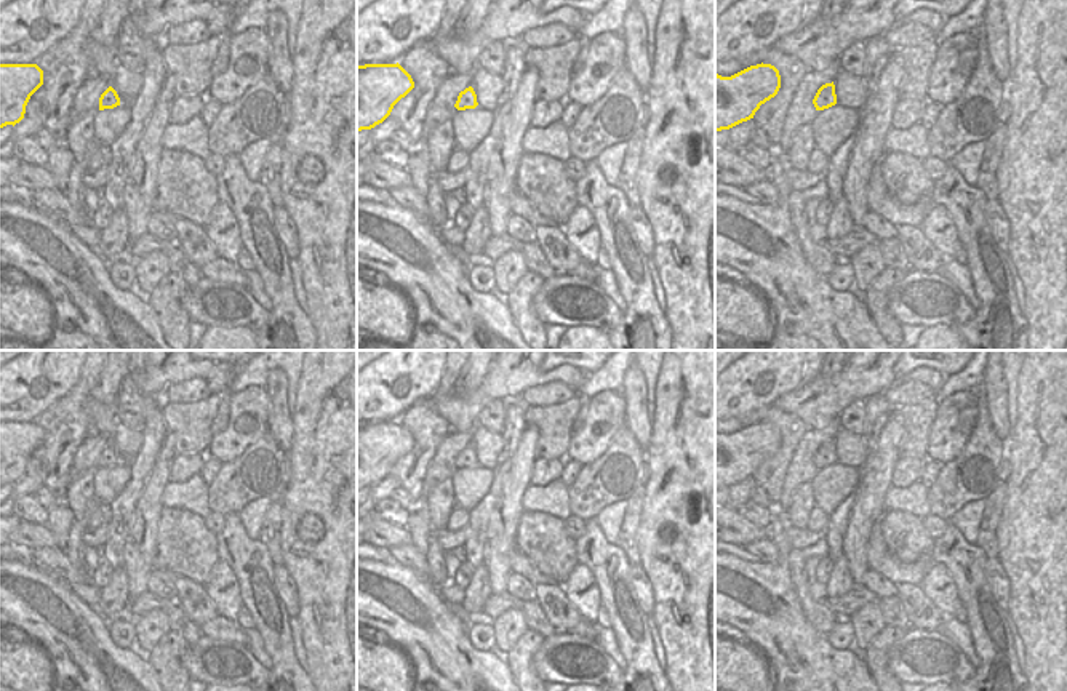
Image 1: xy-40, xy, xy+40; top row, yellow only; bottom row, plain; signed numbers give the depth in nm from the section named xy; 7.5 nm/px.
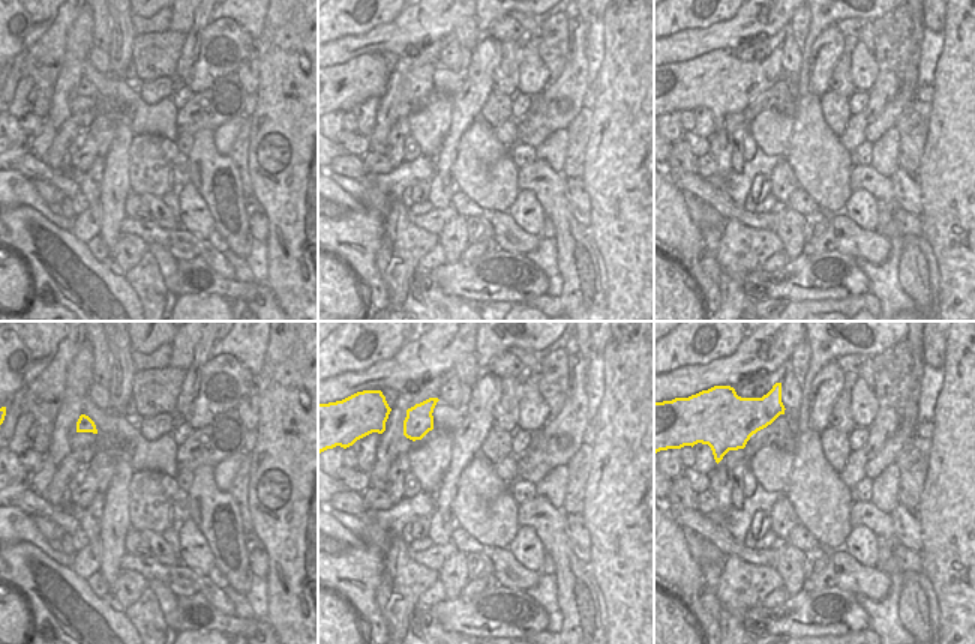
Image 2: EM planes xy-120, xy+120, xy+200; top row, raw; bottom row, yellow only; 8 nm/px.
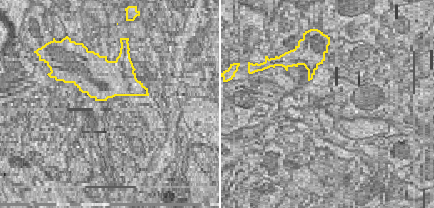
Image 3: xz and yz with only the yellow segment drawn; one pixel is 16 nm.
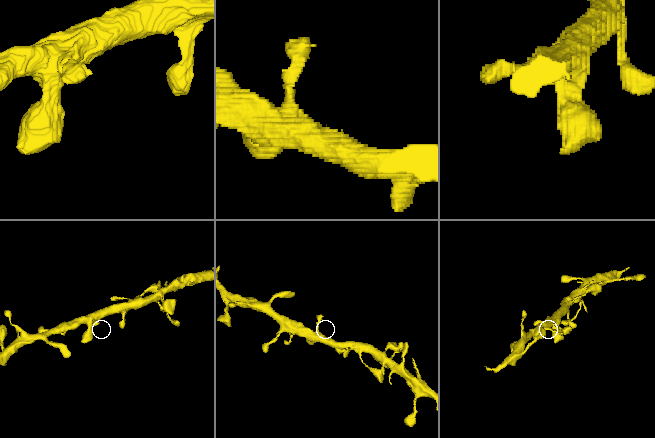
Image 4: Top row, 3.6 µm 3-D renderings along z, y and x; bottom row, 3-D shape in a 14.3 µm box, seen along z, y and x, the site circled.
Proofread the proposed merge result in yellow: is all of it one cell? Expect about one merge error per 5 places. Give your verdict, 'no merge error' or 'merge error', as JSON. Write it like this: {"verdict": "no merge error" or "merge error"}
{"verdict": "no merge error"}

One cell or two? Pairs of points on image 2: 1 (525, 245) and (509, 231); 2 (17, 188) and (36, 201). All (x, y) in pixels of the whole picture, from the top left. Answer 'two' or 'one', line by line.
1: one
2: one

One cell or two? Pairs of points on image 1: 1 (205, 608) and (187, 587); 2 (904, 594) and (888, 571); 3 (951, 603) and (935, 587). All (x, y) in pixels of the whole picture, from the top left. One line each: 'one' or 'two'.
1: one
2: two
3: one

